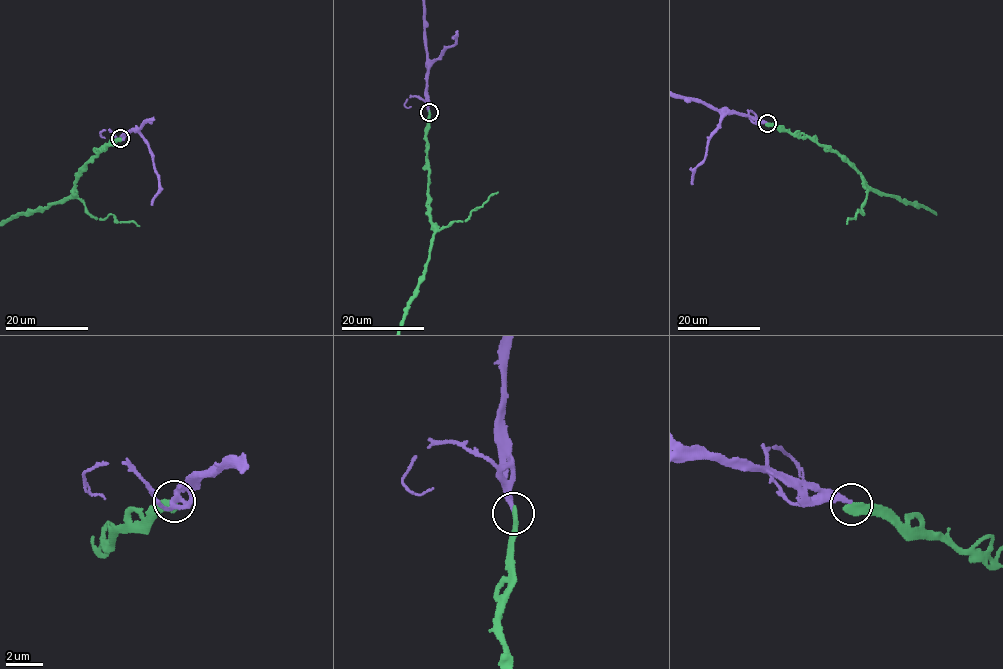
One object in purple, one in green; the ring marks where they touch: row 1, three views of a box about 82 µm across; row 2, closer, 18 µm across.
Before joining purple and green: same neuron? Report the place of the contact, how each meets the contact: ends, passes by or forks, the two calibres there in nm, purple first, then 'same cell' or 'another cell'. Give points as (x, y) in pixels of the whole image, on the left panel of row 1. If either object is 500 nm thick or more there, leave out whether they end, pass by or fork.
(120, 138) | purple ends | green ends | 240/380 nm | same cell

